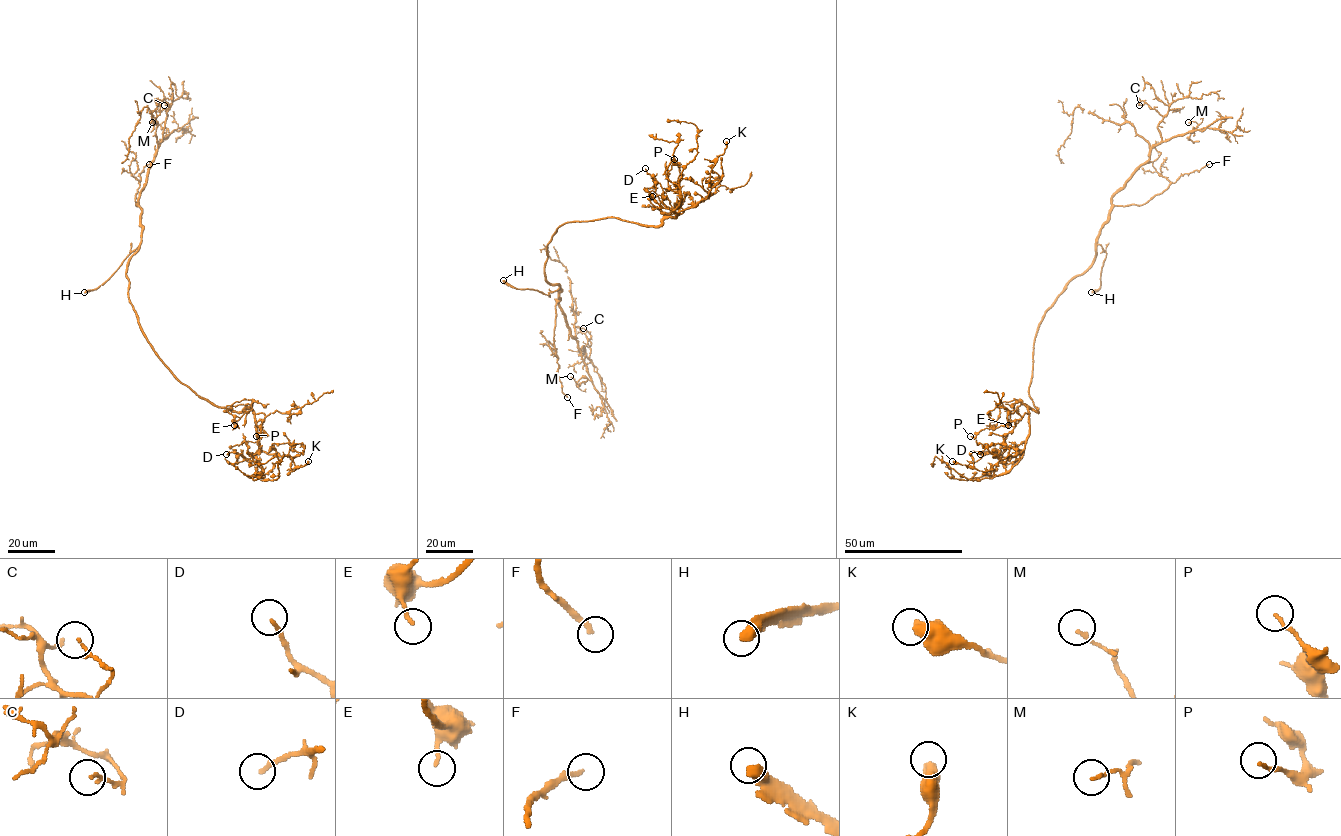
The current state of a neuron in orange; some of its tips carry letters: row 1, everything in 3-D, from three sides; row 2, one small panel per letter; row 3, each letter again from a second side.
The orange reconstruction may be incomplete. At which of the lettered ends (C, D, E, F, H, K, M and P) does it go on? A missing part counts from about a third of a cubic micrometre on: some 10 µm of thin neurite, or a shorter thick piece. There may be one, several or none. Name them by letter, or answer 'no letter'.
D, H

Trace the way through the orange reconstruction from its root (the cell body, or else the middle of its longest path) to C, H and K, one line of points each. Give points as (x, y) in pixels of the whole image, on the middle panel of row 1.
C: (551, 238), (545, 279), (560, 287), (559, 307), (569, 333), (585, 351), (587, 336), (583, 328)
H: (551, 238), (545, 276), (559, 286), (557, 289), (545, 294), (516, 288), (503, 280)
K: (551, 238), (567, 222), (618, 218), (658, 226), (695, 207), (708, 194), (711, 169), (726, 141)

